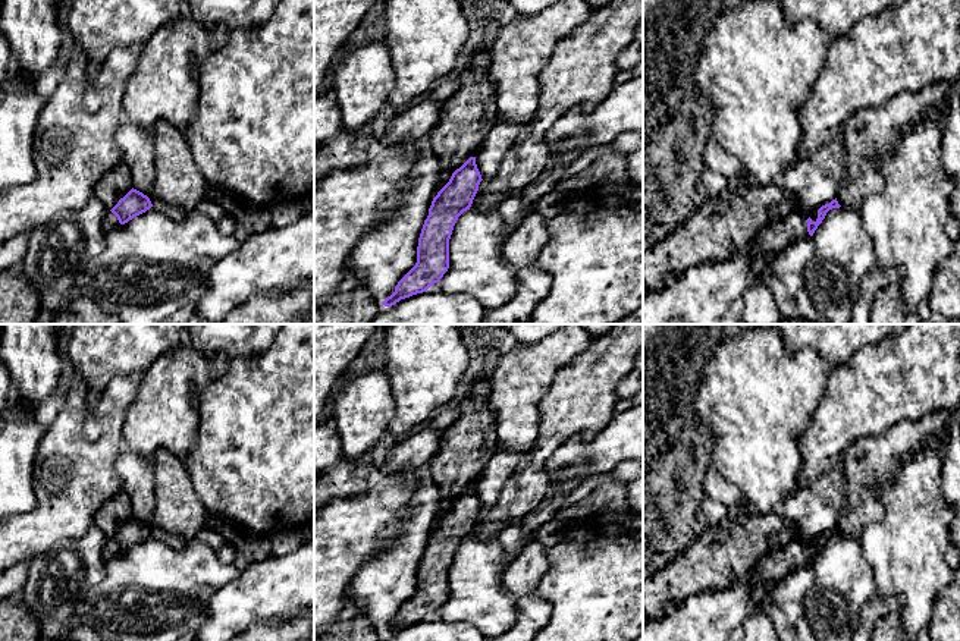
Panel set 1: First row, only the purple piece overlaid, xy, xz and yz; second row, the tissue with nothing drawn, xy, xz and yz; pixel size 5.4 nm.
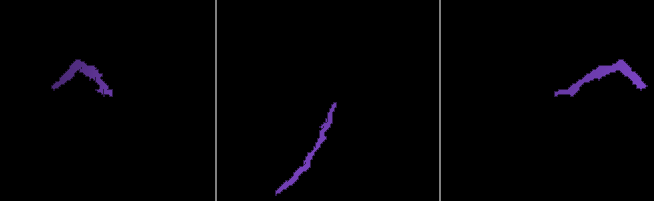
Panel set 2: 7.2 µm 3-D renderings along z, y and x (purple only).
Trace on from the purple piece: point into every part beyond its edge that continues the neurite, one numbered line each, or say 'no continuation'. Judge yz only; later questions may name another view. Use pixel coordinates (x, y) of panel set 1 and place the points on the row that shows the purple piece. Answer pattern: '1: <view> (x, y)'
1: yz (777, 235)

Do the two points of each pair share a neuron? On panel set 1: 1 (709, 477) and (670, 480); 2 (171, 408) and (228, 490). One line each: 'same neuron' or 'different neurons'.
1: different neurons
2: different neurons

